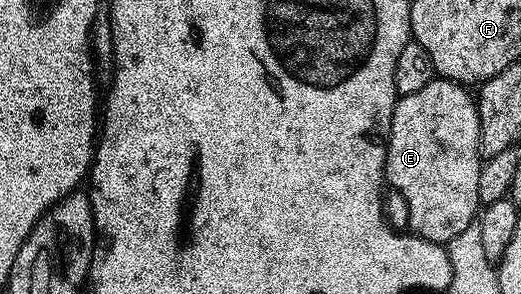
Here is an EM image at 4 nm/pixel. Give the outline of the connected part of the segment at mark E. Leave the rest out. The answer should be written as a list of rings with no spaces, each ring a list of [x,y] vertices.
[[[438,76],[420,92],[401,95],[394,104],[384,178],[398,189],[406,205],[409,229],[429,242],[449,244],[476,221],[480,210],[478,189],[484,159],[478,151],[478,103],[466,90],[465,85]]]

